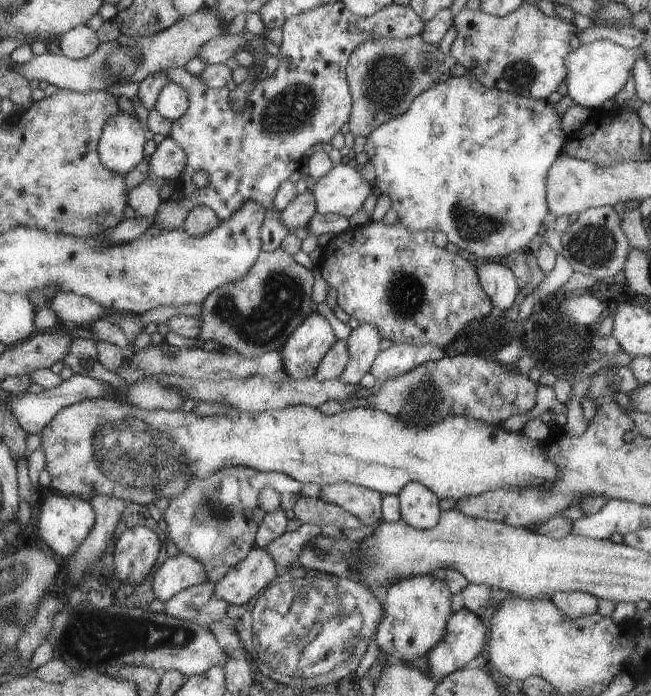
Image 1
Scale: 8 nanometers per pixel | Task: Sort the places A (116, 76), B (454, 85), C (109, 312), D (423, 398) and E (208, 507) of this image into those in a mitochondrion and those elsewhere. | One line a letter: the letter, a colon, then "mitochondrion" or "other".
A: mitochondrion
B: other
C: other
D: mitochondrion
E: mitochondrion

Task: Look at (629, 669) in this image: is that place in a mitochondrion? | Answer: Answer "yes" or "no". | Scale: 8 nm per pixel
no

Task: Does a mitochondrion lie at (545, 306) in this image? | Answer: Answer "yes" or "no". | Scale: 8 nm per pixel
no

